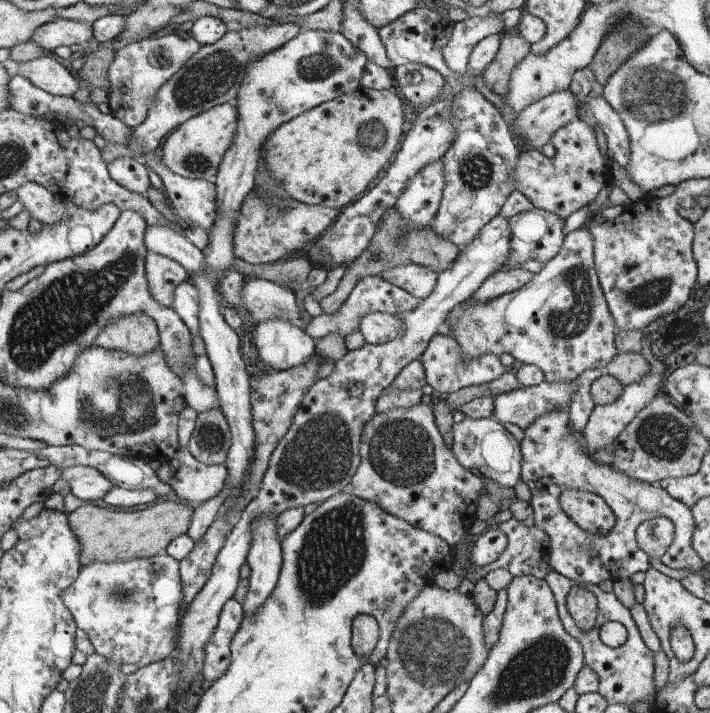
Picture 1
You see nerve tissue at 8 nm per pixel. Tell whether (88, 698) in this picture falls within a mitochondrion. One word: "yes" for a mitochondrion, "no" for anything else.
yes

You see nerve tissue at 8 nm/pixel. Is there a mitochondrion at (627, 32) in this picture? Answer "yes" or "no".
yes

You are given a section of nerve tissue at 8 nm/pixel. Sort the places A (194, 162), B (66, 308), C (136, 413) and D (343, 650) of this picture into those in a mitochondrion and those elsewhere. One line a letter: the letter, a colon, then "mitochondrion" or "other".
A: mitochondrion
B: mitochondrion
C: mitochondrion
D: other

